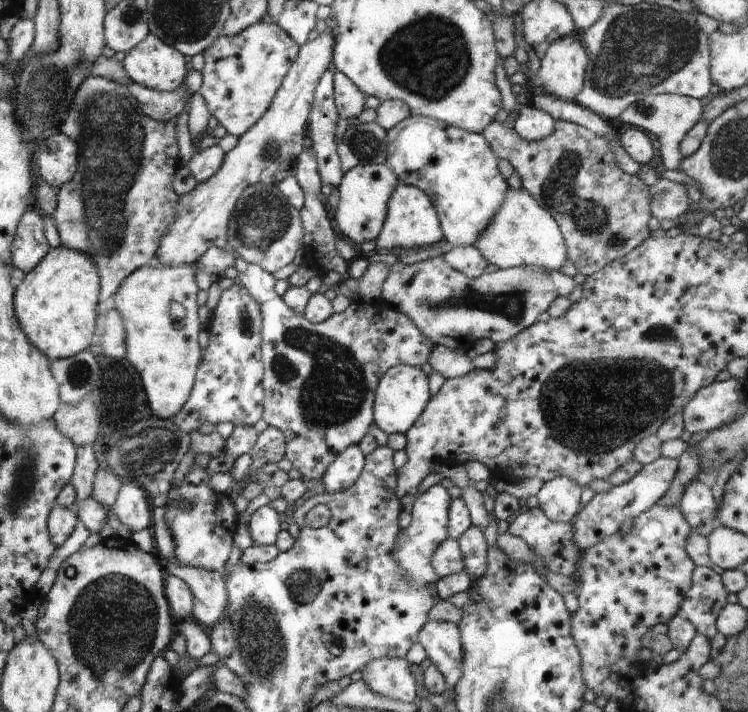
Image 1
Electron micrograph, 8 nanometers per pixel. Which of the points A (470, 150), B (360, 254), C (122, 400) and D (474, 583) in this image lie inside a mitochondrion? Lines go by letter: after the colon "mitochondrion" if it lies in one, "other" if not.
A: other
B: other
C: mitochondrion
D: other

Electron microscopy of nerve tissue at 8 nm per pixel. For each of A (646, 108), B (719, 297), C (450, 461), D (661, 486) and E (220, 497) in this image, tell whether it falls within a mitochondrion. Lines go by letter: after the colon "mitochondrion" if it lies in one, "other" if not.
A: mitochondrion
B: other
C: other
D: other
E: other

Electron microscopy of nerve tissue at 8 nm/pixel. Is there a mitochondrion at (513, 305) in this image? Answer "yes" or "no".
yes

